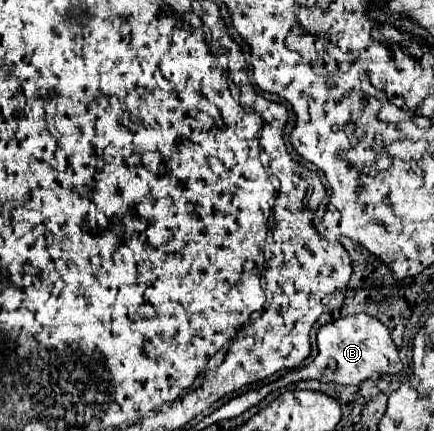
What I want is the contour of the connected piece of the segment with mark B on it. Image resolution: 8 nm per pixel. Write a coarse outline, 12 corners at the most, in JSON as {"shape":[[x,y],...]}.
{"shape":[[369,314],[321,326],[307,380],[359,384],[403,368]]}

